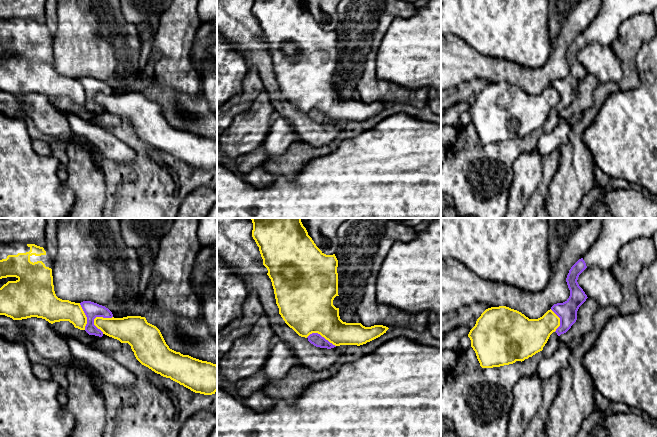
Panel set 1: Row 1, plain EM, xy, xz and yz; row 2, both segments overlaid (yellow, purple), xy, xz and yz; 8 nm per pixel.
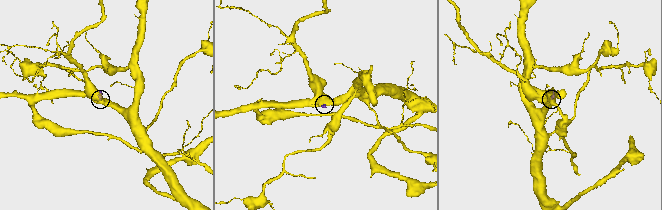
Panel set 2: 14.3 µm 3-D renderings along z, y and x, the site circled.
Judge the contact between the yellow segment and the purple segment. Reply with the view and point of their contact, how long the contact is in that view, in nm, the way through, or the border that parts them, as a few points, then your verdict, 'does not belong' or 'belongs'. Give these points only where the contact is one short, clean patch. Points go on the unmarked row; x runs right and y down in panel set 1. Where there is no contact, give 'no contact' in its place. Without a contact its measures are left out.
meets yellow in xy at (100, 93); contact 170 nm long; border along xy (112, 92), (96, 93), (93, 100); does not belong

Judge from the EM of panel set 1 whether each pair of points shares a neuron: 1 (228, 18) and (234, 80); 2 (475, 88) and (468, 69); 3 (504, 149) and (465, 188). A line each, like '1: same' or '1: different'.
1: different
2: different
3: same

